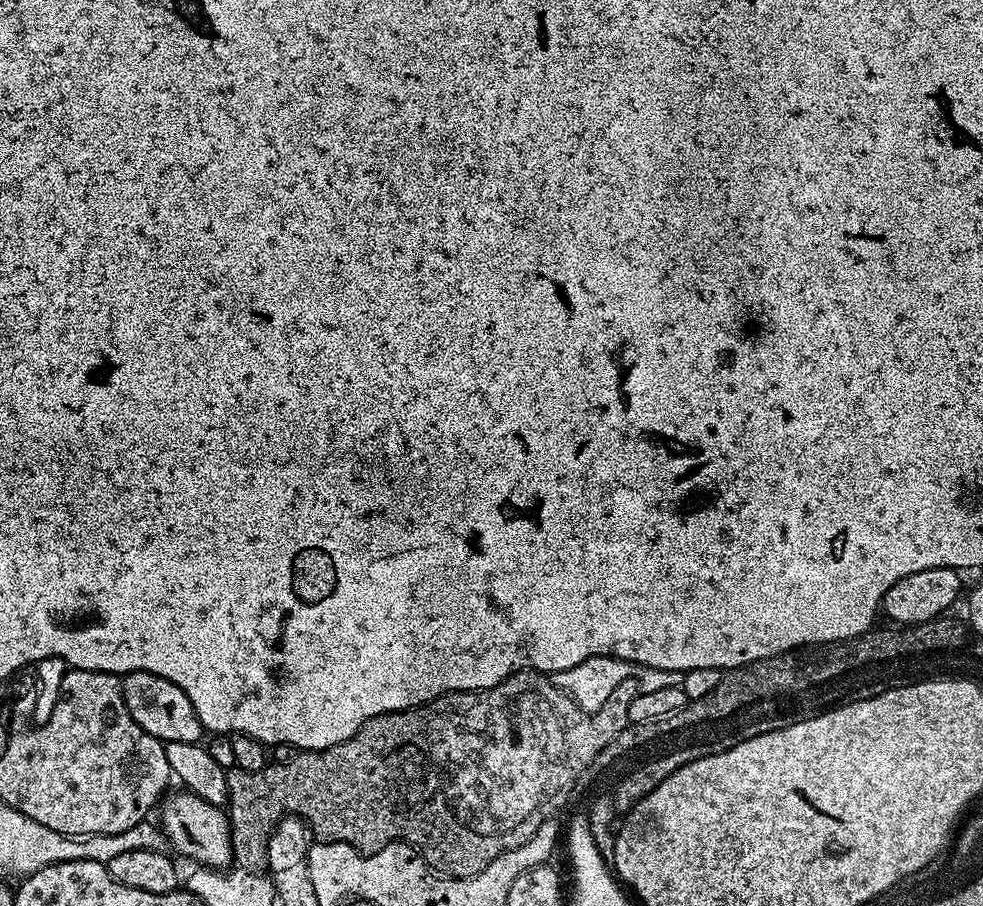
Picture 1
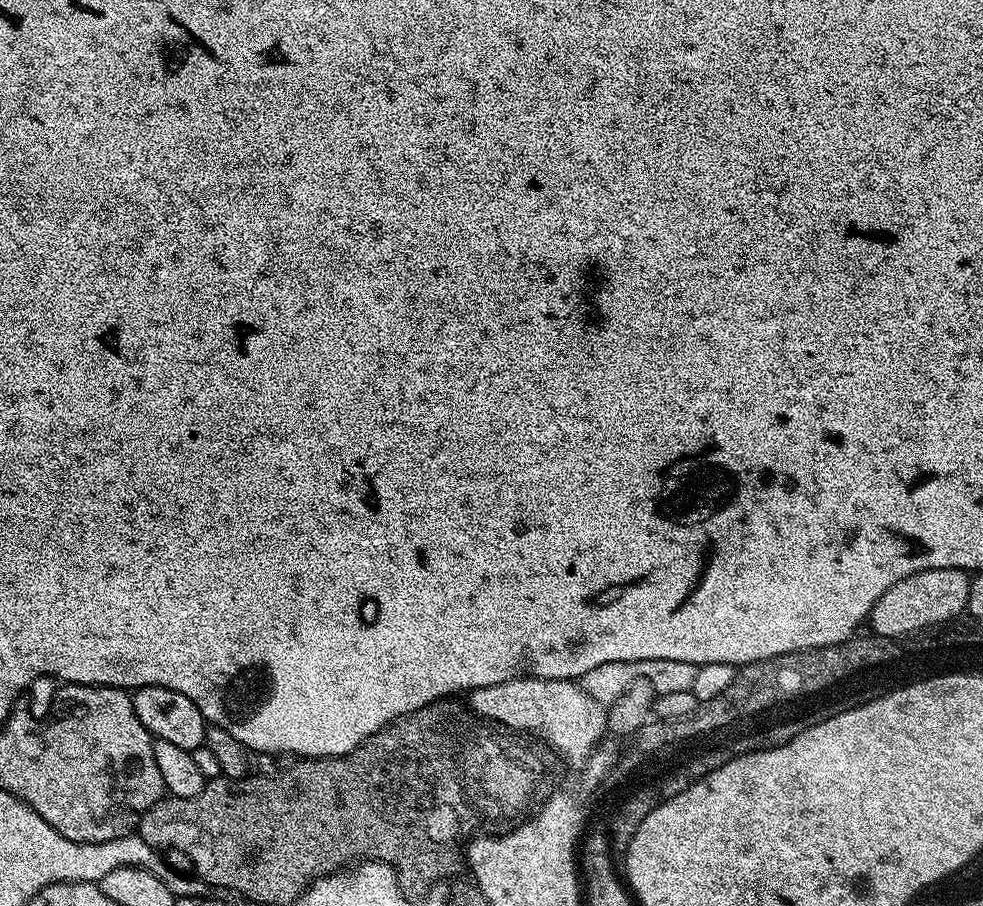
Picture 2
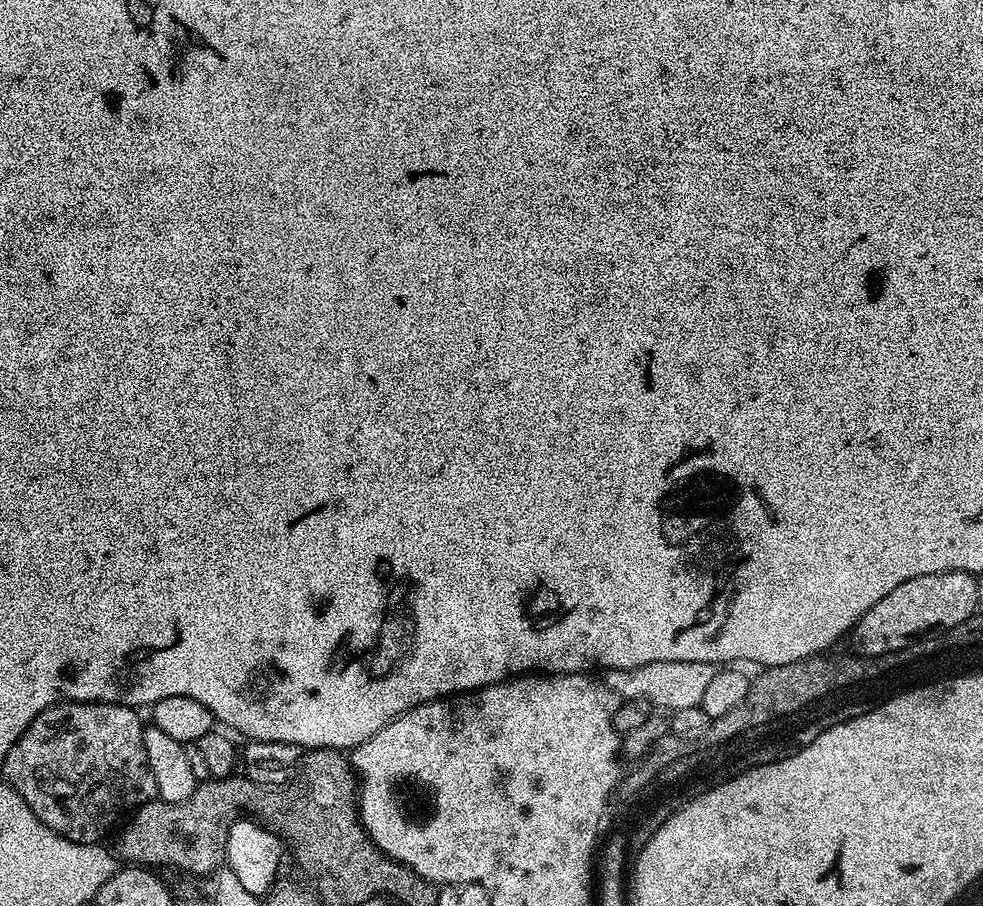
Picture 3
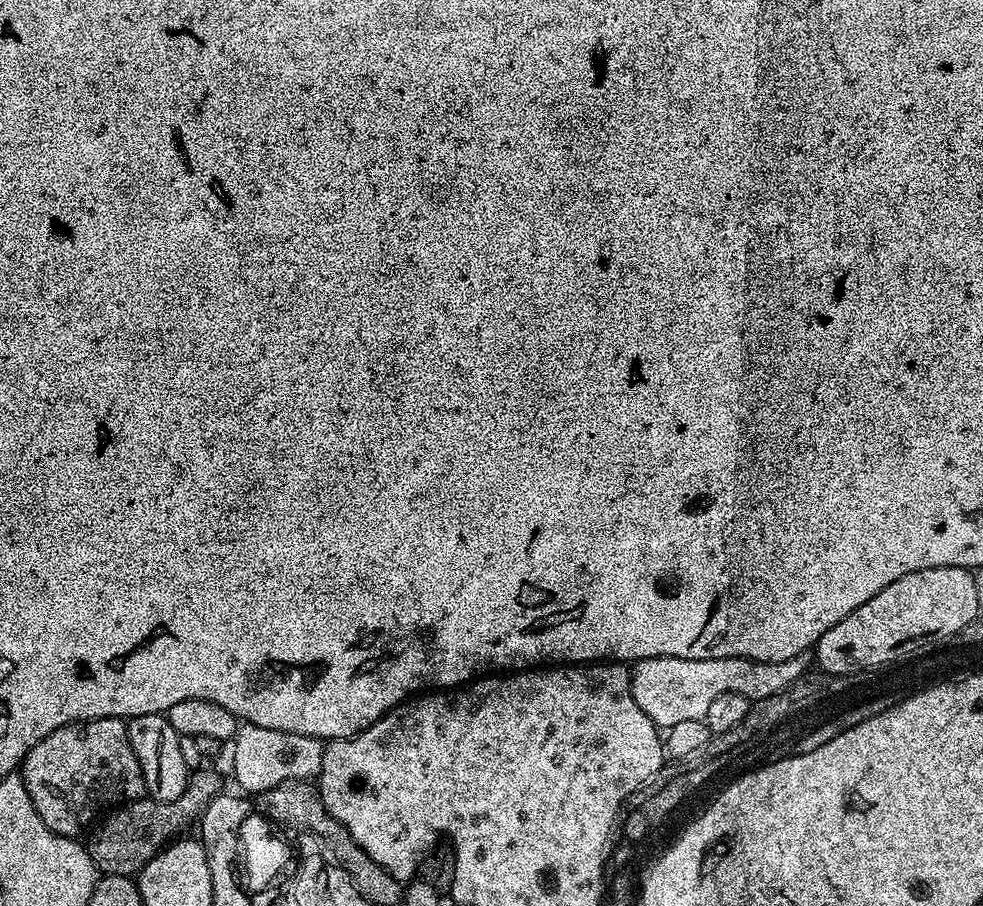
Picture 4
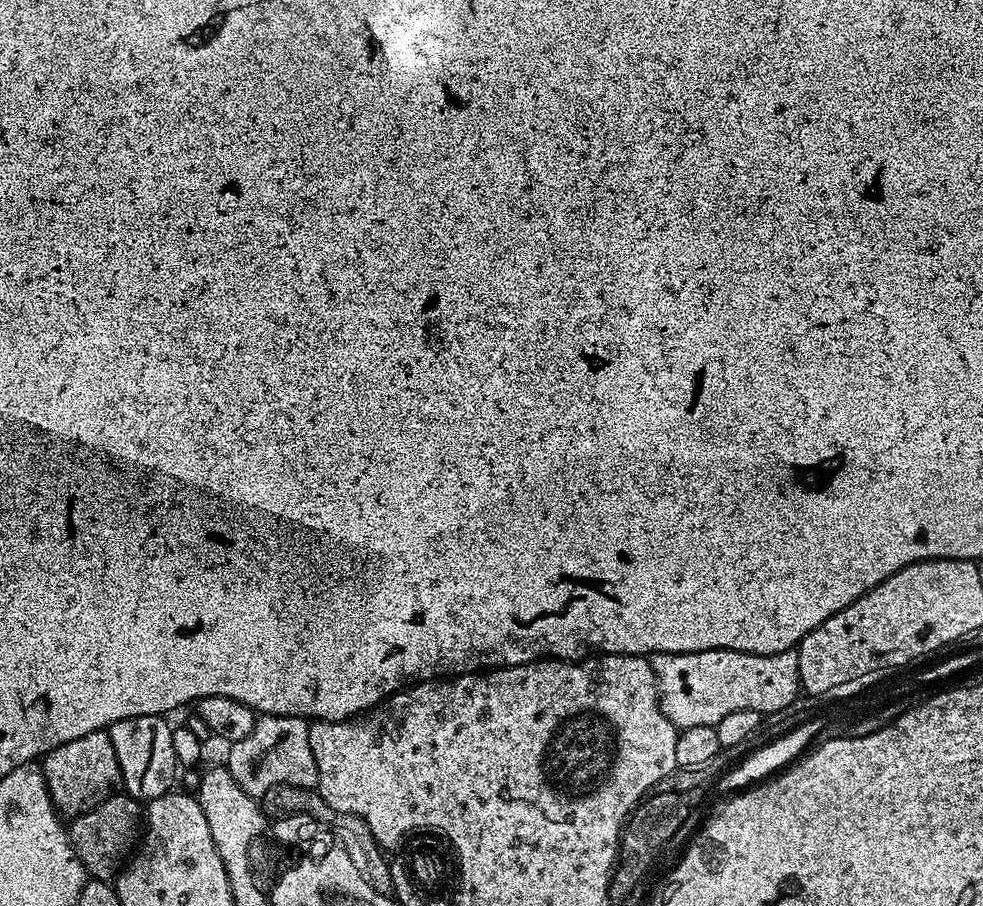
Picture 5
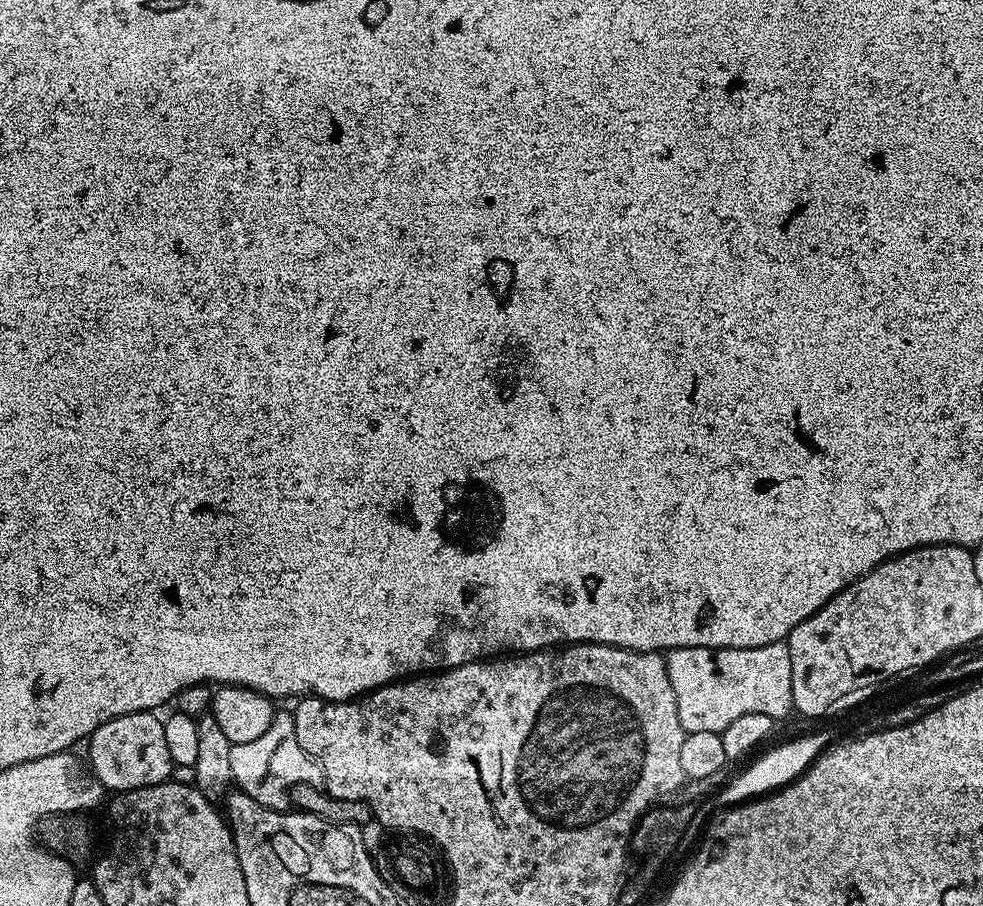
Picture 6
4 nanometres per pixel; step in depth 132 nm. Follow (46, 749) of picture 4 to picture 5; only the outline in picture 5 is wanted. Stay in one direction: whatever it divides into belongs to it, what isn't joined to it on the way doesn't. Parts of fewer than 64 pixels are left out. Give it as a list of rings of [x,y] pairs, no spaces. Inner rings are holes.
[[[107,731],[86,734],[86,738],[74,738],[74,742],[58,746],[43,757],[42,771],[52,805],[64,818],[75,818],[94,810],[94,806],[117,795],[122,788],[118,757]]]

